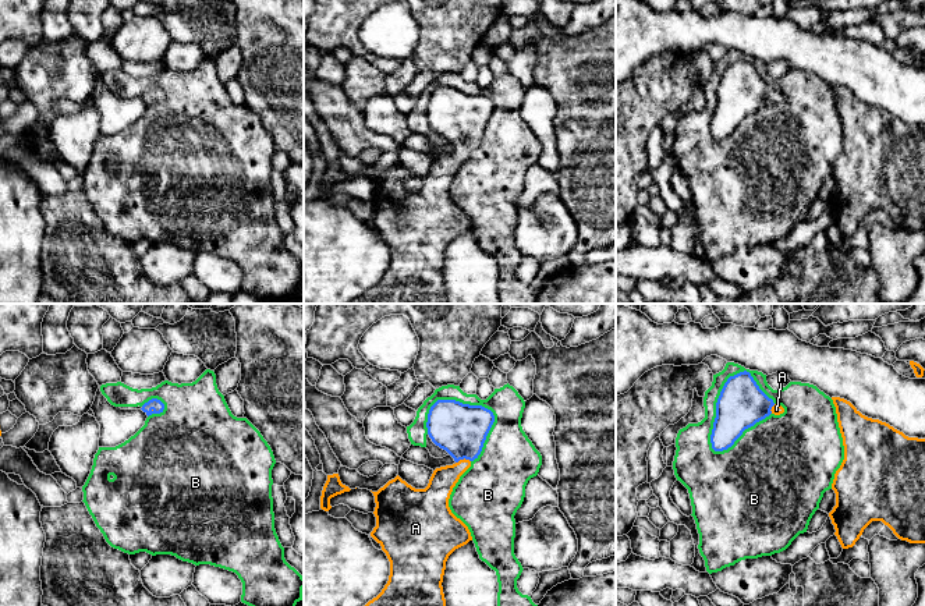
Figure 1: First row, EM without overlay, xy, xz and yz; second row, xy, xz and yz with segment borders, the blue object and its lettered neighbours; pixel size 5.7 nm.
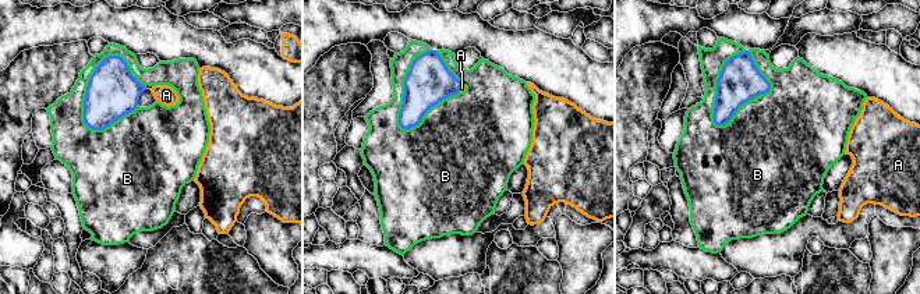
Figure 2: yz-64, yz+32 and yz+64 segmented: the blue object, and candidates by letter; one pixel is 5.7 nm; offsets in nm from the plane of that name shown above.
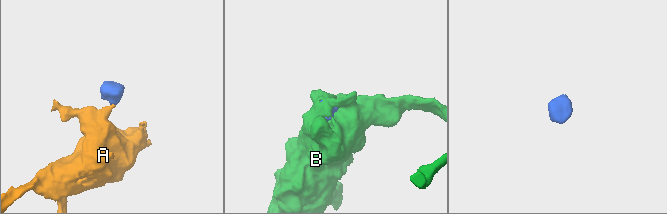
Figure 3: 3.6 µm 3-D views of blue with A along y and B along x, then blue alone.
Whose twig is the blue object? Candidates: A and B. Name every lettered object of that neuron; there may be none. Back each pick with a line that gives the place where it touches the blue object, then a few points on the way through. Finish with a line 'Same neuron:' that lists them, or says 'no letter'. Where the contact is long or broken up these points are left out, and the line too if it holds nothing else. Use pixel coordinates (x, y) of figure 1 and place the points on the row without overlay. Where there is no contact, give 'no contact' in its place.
A: contact xz (463, 146); way xz (461, 117), (463, 146), (443, 167)
Same neuron: A

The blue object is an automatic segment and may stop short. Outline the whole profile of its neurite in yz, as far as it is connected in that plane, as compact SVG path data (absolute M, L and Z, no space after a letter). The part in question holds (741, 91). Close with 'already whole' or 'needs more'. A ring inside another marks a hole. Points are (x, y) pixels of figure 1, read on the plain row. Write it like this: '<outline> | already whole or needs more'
M749 60L730 64L716 91L716 106L710 123L715 139L727 138L743 120L770 102L784 100L756 72Z | needs more

